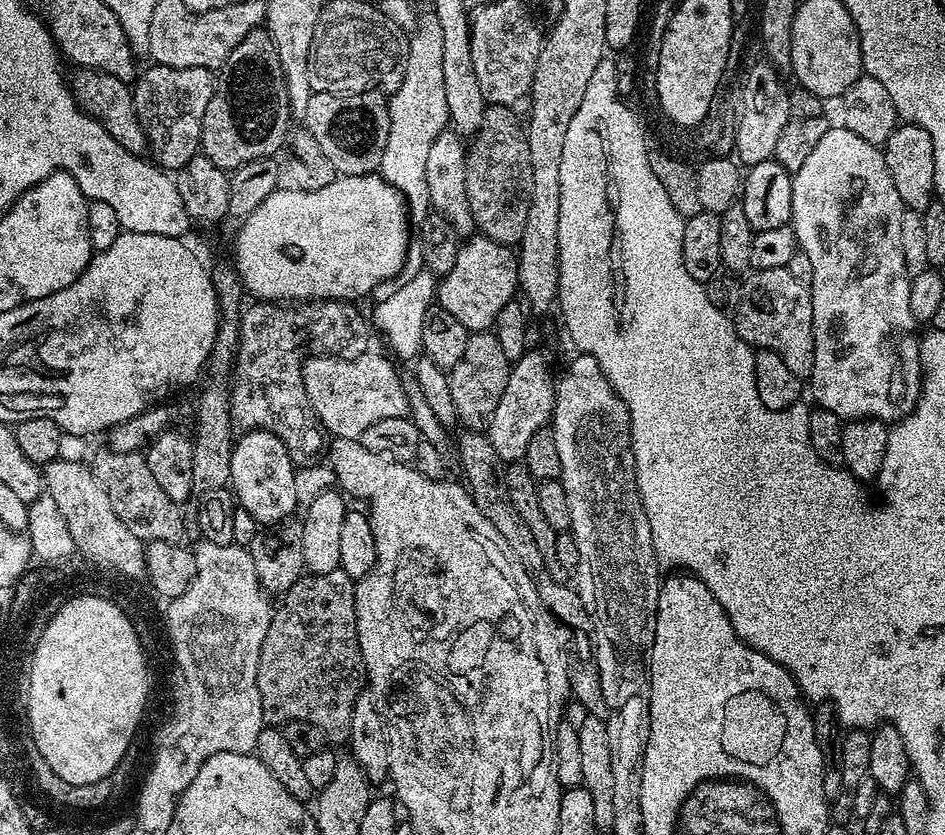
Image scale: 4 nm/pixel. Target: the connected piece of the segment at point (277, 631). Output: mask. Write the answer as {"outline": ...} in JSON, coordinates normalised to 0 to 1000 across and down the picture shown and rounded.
{"outline":[[[361,680],[349,683],[349,687],[337,687],[331,690],[323,687],[319,690],[317,696],[307,707],[299,710],[301,719],[288,734],[286,754],[281,754],[281,764],[277,769],[277,778],[273,788],[273,831],[277,836],[277,848],[279,863],[286,869],[299,869],[307,863],[324,863],[342,874],[344,883],[348,886],[367,887],[370,872],[370,862],[374,860],[375,841],[382,830],[377,828],[377,781],[381,777],[379,759],[377,758],[377,702],[378,696],[371,695]]]}

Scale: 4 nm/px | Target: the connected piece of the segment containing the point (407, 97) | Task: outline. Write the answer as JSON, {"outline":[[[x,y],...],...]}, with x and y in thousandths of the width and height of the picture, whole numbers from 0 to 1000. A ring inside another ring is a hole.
{"outline":[[[460,26],[448,29],[435,40],[425,103],[414,111],[411,121],[413,165],[408,165],[408,180],[404,180],[404,194],[400,202],[408,219],[428,234],[435,267],[440,271],[455,253],[451,228],[451,188],[459,165],[463,165],[463,160],[472,153],[468,103],[468,36]]]}

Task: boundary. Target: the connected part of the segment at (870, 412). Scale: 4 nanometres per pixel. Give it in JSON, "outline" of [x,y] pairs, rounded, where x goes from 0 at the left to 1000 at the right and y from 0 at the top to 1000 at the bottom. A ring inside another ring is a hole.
{"outline":[[[880,151],[874,160],[870,160],[866,175],[857,180],[853,194],[840,207],[838,213],[838,274],[842,277],[842,290],[846,301],[857,309],[859,333],[859,389],[861,390],[861,438],[857,459],[859,474],[867,487],[878,491],[890,504],[930,503],[932,505],[952,505],[969,490],[969,478],[974,474],[976,447],[974,444],[974,413],[971,411],[971,384],[963,376],[964,334],[957,317],[954,304],[954,256],[959,253],[954,237],[950,237],[950,228],[946,224],[946,213],[942,213],[942,204],[938,199],[934,181],[928,174],[916,170],[916,165],[908,165],[892,151]]]}

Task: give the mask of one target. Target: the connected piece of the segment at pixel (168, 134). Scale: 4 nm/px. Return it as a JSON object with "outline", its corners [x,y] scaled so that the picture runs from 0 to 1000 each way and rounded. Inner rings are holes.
{"outline":[[[170,77],[160,80],[141,102],[143,132],[156,160],[160,190],[175,204],[188,204],[213,181],[214,141],[218,127],[222,127],[230,92],[222,81],[185,81]]]}

